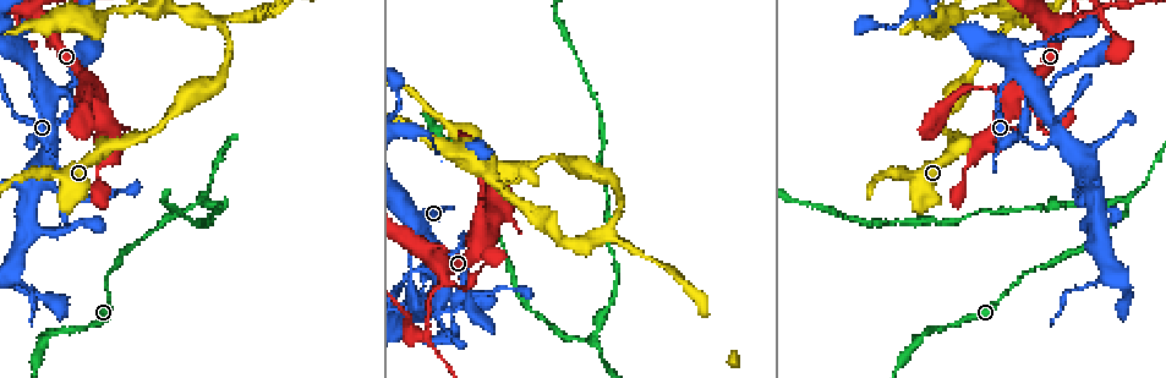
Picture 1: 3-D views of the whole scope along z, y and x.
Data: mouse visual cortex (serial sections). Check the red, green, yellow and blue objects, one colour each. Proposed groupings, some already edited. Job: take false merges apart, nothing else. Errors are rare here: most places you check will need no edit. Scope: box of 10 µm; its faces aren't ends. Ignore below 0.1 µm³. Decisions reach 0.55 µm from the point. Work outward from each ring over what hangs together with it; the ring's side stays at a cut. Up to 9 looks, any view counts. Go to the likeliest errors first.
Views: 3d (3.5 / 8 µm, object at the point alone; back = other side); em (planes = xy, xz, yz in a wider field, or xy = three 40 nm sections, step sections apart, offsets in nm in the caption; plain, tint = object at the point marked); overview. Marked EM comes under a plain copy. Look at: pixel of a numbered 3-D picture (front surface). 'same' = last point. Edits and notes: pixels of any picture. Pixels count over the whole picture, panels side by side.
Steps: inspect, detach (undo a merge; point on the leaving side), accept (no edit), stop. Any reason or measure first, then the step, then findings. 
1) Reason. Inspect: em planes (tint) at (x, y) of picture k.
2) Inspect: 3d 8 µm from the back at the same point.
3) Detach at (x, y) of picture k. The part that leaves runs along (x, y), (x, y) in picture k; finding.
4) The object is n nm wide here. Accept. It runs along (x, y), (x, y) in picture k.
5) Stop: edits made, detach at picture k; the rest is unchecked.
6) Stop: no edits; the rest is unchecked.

Arms part here. Inspect: 3d 3.5 µm at (1129, 202) of picture 1.

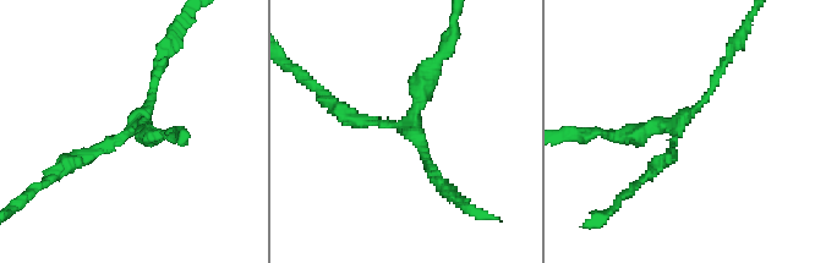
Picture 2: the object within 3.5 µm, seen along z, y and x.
3 arms meet here; the arms are 100, 200, 200 nm wide; need the tissue. Inspect: em xy step 3 (tint) at (403, 126) of picture 2.

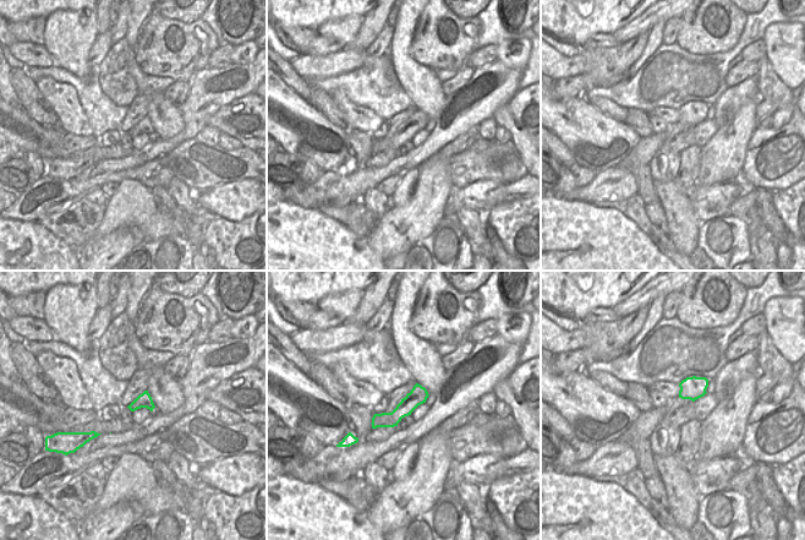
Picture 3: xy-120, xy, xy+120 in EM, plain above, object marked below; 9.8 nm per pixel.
The object is 180 nm wide here. Accept. It runs along (423, 392), (393, 419), (374, 424) in picture 3; one cell here.

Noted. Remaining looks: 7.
Sharp bend. Inspect: 3d 8 µm at (457, 285) of picture 1.

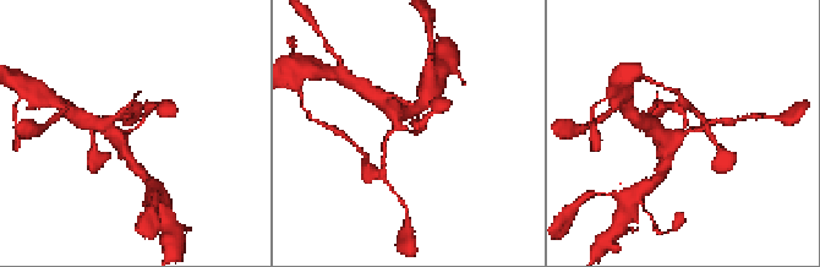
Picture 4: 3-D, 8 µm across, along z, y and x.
Inspect: 3d 3.5 µm at the same point.

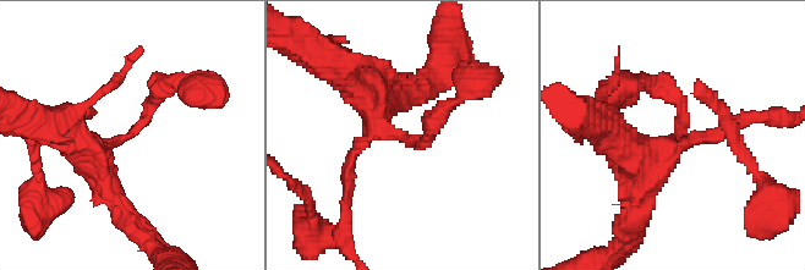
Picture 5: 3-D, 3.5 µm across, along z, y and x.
3 arms meet here; the arms are 150, 200, 350 nm wide. Inspect: em xy step 3 (tint) at (402, 136) of picture 5.

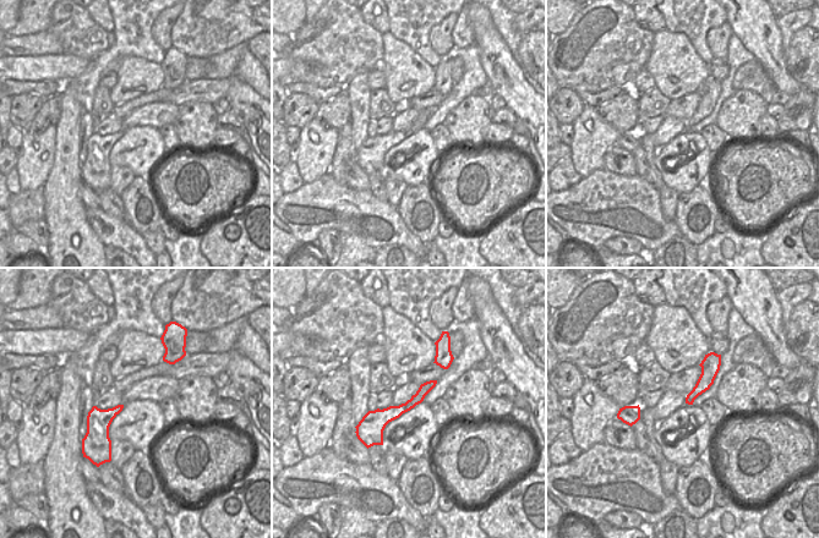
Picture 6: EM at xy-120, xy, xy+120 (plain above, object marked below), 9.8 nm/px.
Accept. One cell here.

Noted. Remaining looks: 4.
Sharp bend. Inspect: 3d 3.5 µm at (34, 75) of picture 1.

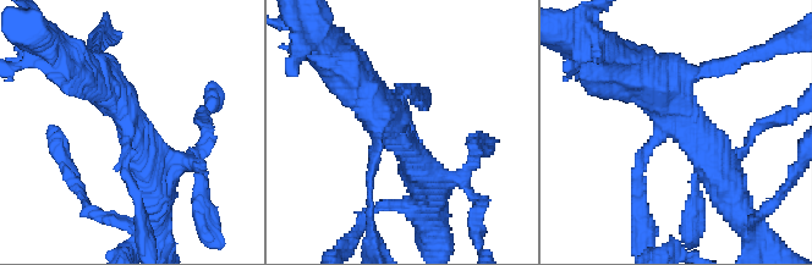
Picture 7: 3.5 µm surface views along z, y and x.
Shape alone is not enough. Inspect: em xy step 1 (tint) at (406, 117) of picture 7.

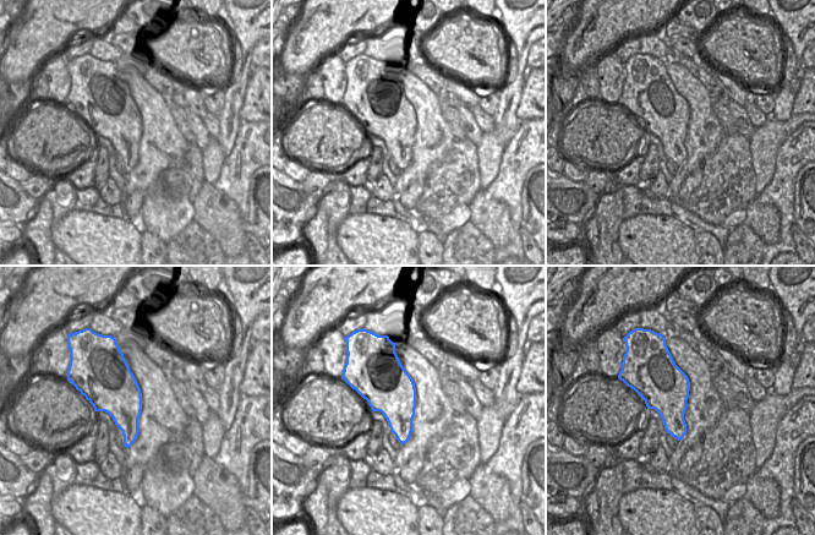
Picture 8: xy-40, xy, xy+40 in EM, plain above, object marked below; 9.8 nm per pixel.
Inspect: em xy step 3 (tint) at the same point.

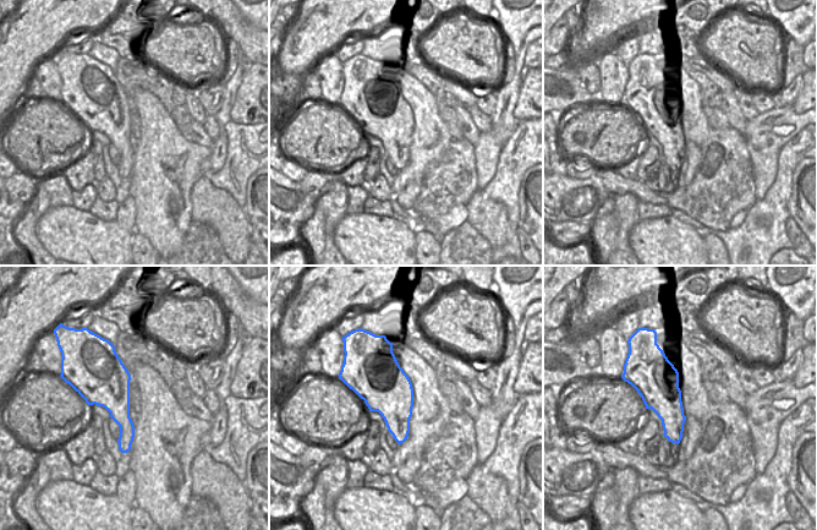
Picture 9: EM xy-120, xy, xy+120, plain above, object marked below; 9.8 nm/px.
Accept. It runs along (412, 90), (401, 138), (420, 169) in picture 7; all the same cell.

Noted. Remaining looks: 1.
Stop: no edits; the rest is unchecked.

